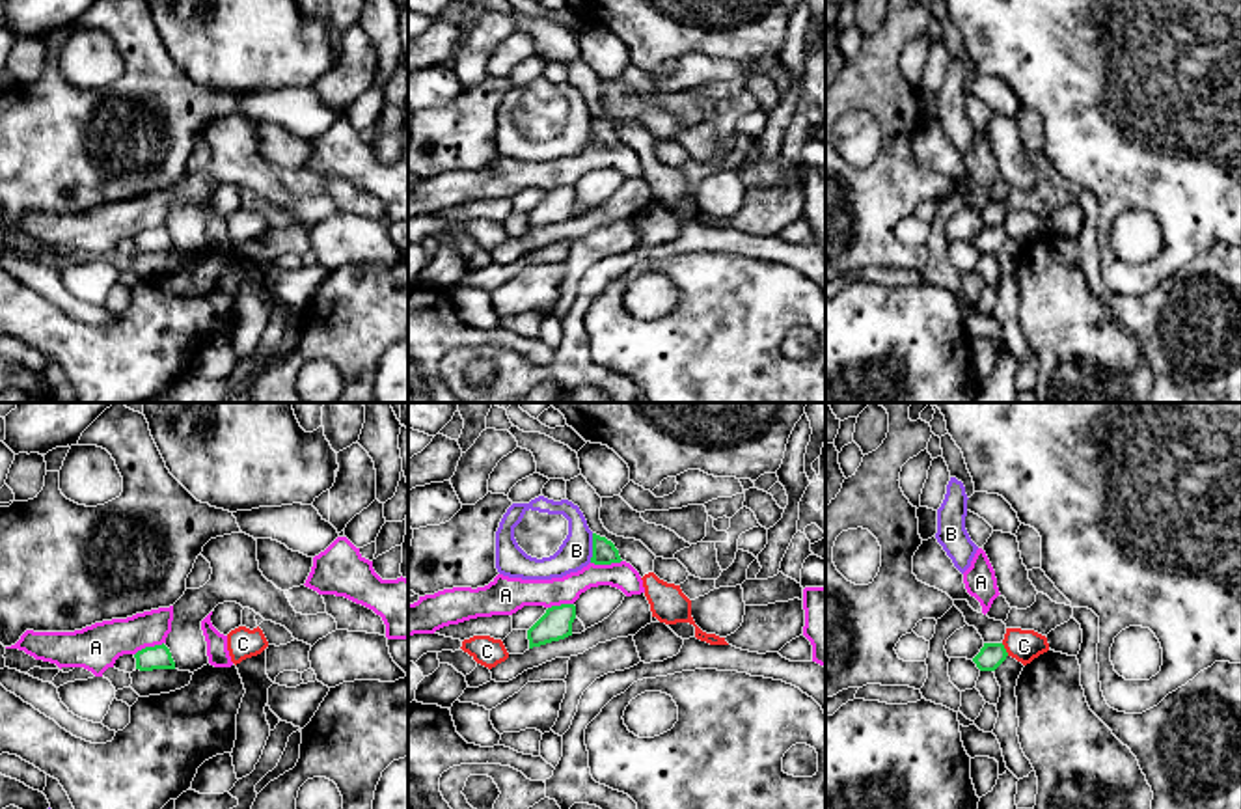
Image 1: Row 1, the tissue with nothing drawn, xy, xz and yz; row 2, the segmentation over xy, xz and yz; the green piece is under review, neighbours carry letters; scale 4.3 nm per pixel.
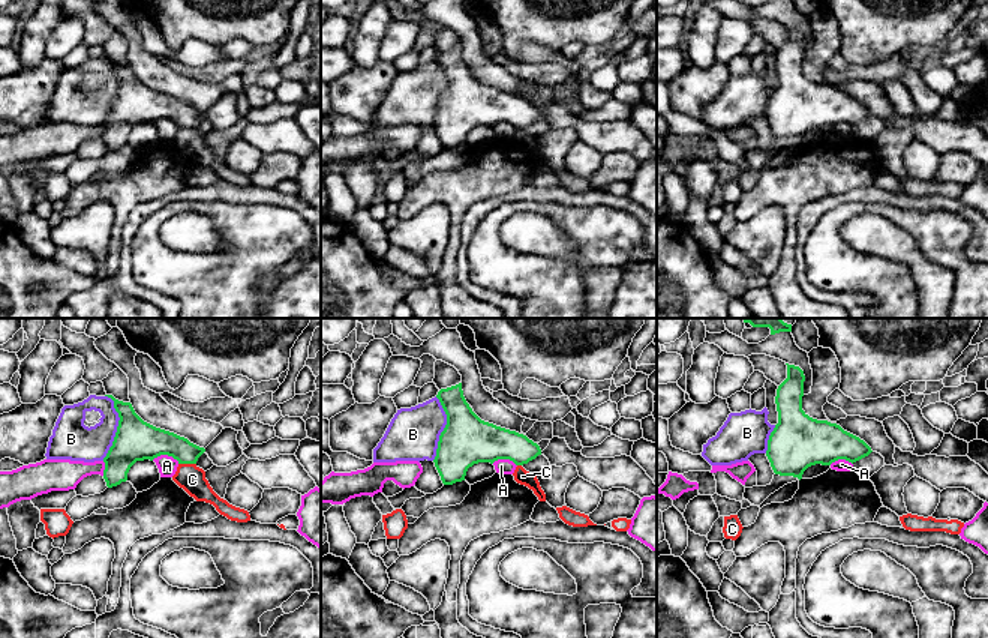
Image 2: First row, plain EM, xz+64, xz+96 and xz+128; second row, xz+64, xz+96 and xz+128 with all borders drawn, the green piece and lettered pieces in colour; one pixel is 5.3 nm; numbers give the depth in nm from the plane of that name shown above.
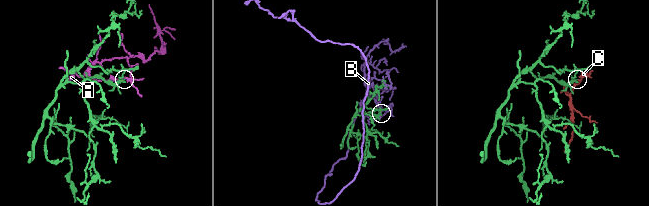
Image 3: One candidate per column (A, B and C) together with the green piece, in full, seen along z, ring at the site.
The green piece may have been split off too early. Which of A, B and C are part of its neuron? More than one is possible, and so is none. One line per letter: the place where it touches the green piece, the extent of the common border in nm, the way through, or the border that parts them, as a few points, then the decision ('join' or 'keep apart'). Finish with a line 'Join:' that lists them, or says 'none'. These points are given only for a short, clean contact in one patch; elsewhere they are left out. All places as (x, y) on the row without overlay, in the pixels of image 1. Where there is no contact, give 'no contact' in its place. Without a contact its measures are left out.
A: xz (606, 146) | 140 nm | keep apart
B: xz (593, 131) | 130 nm | along xz (593, 116), (593, 138), (589, 144) | keep apart
C: yz (1005, 232) | 70 nm | along yz (1001, 226), (1009, 237) | keep apart
Join: none

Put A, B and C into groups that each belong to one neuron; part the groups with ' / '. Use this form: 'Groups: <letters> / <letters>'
Groups: A / B / C

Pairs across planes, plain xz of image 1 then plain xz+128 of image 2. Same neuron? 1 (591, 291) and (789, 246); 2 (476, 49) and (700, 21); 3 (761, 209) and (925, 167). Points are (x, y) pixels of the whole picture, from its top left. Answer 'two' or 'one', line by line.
1: two
2: one
3: two

